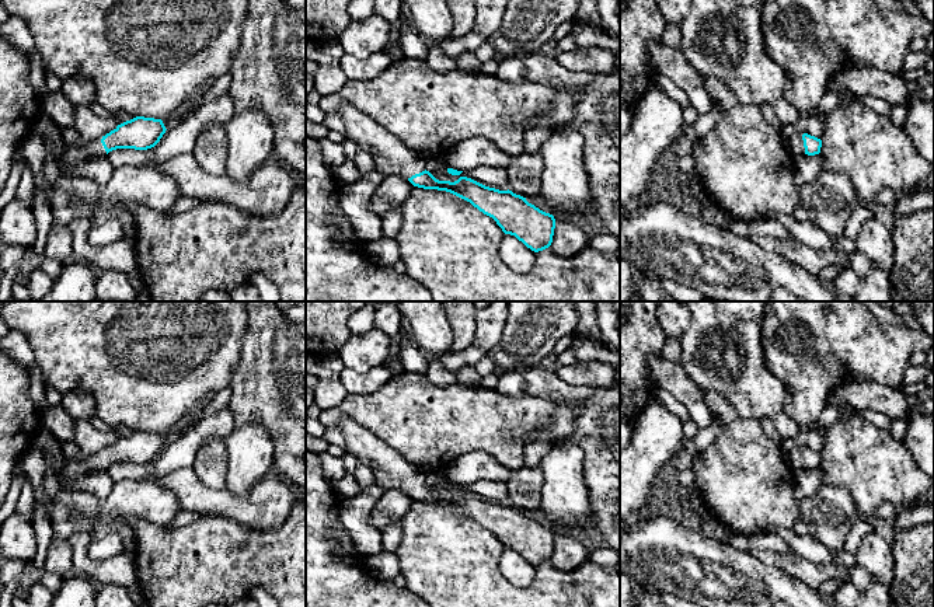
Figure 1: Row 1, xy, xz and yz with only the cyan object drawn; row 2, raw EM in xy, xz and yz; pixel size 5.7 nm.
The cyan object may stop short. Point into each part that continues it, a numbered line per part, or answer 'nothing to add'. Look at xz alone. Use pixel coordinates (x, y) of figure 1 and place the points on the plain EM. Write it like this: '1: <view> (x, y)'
1: xz (391, 471)

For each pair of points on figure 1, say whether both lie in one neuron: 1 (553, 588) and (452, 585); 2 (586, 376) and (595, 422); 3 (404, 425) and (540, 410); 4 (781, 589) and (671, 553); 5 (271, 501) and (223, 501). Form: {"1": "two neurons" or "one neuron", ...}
{"1": "one neuron", "2": "two neurons", "3": "one neuron", "4": "one neuron", "5": "one neuron"}

